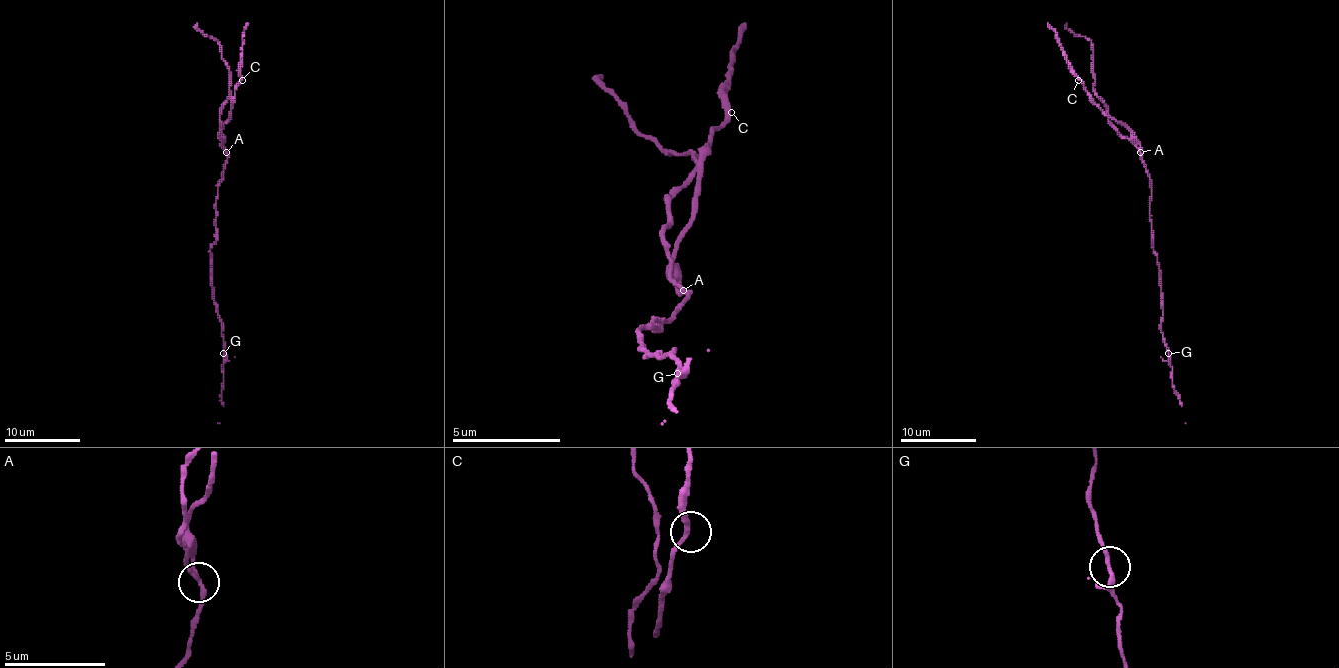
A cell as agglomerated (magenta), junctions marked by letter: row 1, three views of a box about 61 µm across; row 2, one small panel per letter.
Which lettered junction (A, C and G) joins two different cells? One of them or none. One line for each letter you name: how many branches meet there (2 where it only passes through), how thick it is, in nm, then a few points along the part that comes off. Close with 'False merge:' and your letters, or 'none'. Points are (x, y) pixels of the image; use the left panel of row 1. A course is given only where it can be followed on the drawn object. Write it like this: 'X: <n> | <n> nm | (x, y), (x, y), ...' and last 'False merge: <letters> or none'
A: 3 | 180 nm | (225, 151), (220, 136), (220, 108), (229, 93), (229, 66), (221, 57), (220, 44), (206, 36), (197, 23)
False merge: A

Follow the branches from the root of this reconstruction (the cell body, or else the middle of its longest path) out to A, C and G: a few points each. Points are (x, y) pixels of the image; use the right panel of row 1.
A: (1150, 204), (1151, 180), (1140, 151)
C: (1150, 204), (1151, 180), (1136, 146), (1136, 138), (1106, 114), (1078, 80)
G: (1150, 204), (1151, 248), (1159, 266), (1163, 306), (1161, 332), (1168, 353)

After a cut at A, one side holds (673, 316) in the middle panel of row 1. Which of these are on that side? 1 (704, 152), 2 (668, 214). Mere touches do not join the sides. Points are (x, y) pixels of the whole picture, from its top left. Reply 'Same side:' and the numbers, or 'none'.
Same side: 1

